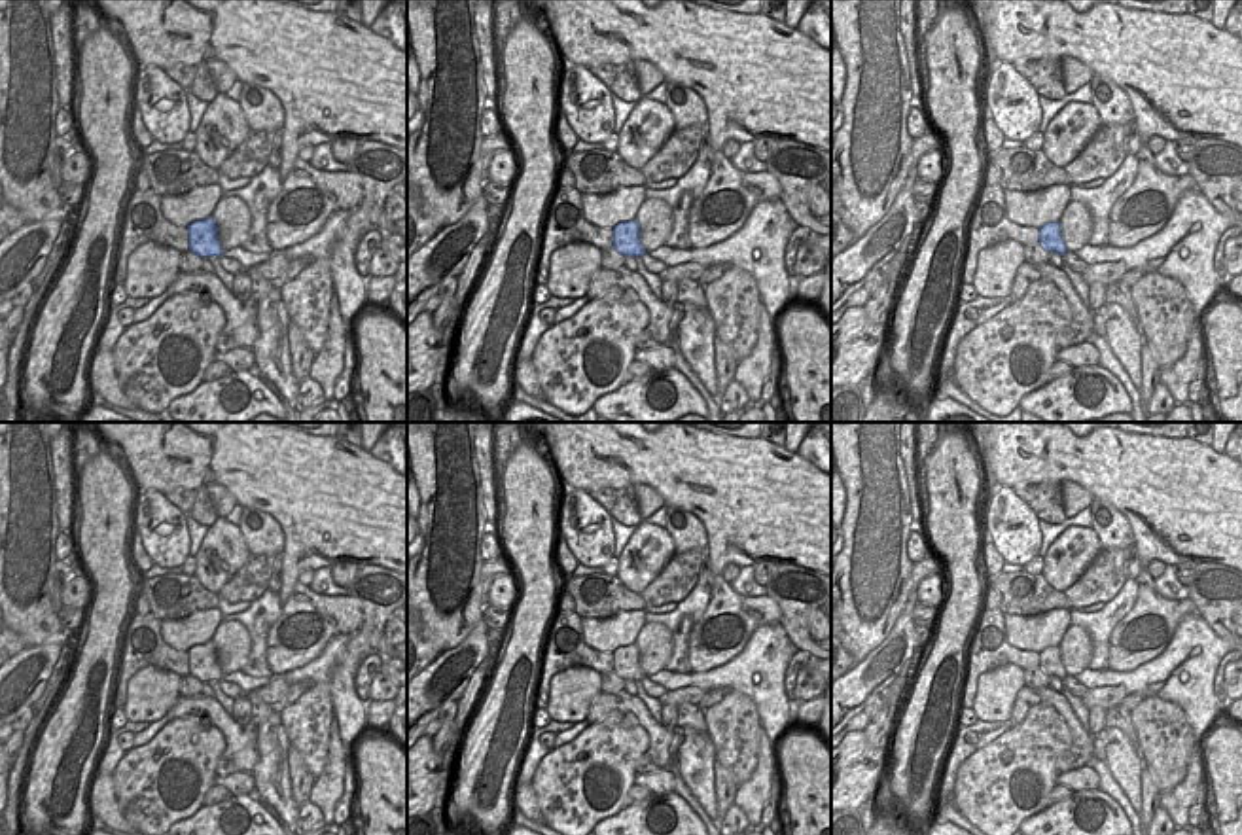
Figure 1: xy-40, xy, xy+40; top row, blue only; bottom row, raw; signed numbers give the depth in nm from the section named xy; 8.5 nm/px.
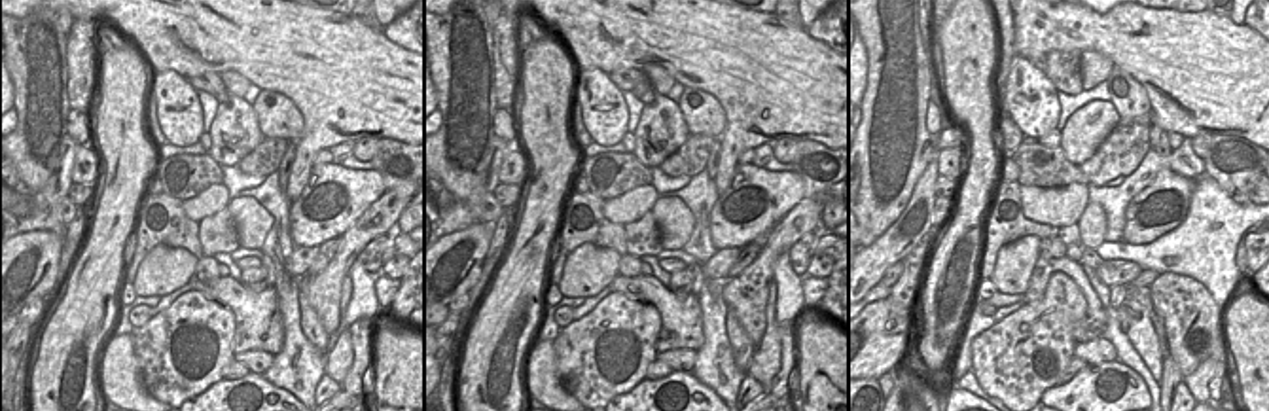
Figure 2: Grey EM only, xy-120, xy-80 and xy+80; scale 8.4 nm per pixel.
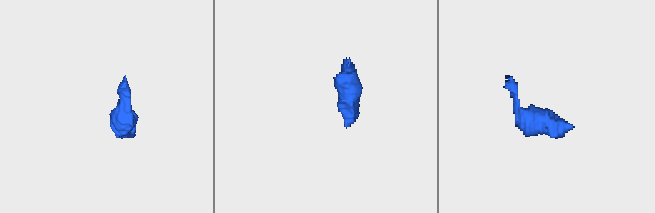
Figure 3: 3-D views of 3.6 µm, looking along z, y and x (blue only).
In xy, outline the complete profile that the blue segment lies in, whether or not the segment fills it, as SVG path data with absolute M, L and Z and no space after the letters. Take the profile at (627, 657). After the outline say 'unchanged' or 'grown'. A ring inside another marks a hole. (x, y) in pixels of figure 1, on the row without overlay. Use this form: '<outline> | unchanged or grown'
M636 644L621 646L613 651L613 672L623 680L644 680L646 674L640 668L640 651Z | unchanged

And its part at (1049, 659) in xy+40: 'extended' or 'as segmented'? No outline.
as segmented

